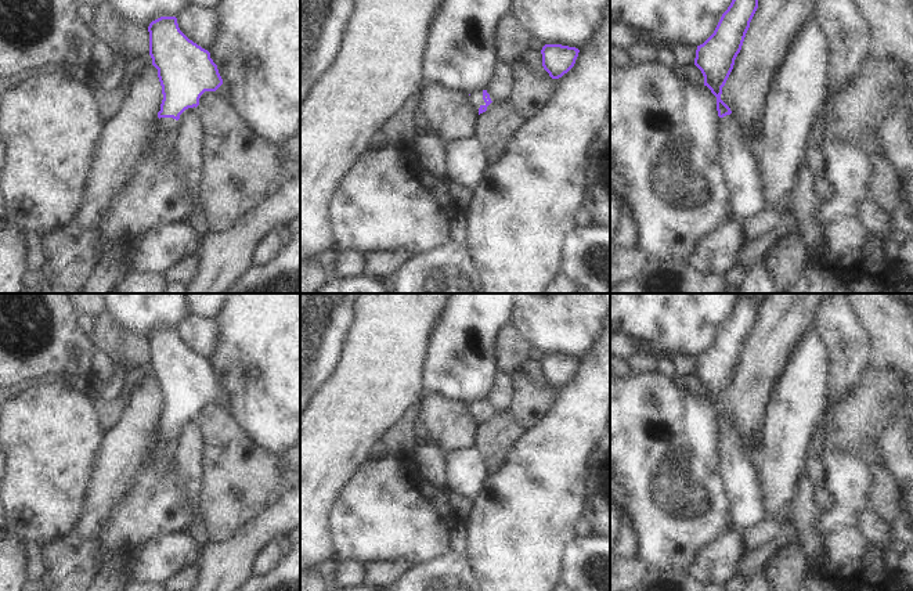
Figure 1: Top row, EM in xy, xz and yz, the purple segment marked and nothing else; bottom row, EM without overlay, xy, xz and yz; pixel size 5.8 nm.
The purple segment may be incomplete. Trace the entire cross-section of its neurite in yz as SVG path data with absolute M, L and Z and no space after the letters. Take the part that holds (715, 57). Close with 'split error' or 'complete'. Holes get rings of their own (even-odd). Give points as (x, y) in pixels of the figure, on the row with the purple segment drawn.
M732 0L714 33L697 46L694 58L694 65L704 76L704 86L717 97L719 159L730 191L732 219L741 221L766 209L766 194L758 161L721 94L757 8L758 0Z; split error

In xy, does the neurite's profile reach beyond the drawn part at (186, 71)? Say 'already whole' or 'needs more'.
needs more

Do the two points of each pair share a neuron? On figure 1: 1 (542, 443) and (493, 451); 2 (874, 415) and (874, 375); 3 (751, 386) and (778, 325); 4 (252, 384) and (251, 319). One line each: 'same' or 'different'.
1: different
2: same
3: same
4: same

